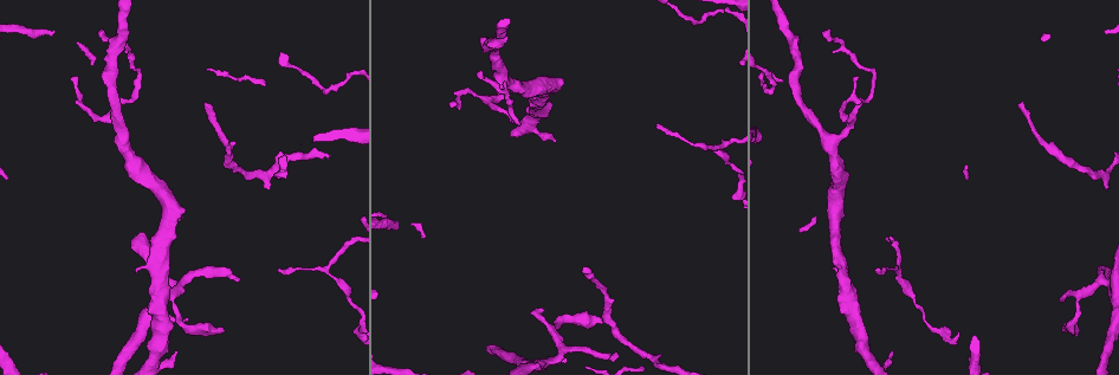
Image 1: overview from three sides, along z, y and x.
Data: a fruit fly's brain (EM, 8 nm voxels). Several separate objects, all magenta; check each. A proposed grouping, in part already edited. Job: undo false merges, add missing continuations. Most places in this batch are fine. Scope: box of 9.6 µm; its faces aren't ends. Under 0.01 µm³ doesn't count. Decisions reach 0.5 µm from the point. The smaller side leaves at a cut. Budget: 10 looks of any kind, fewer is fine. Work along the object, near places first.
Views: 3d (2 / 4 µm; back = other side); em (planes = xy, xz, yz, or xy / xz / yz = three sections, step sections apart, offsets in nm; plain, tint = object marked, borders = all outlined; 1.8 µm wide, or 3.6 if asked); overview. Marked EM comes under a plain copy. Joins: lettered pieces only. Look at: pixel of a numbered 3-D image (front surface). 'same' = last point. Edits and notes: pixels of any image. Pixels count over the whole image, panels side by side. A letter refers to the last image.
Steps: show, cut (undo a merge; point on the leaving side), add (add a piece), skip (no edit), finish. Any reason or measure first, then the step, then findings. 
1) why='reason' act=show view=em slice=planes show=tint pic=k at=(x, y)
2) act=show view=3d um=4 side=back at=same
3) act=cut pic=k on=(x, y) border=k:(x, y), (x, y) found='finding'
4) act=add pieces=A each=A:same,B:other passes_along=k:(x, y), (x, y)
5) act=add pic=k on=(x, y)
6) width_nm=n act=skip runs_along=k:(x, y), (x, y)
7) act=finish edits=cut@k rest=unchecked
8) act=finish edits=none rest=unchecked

why='an open end' act=show view=em um=3.6 slice=planes show=borders pic=1 at=(835, 267)

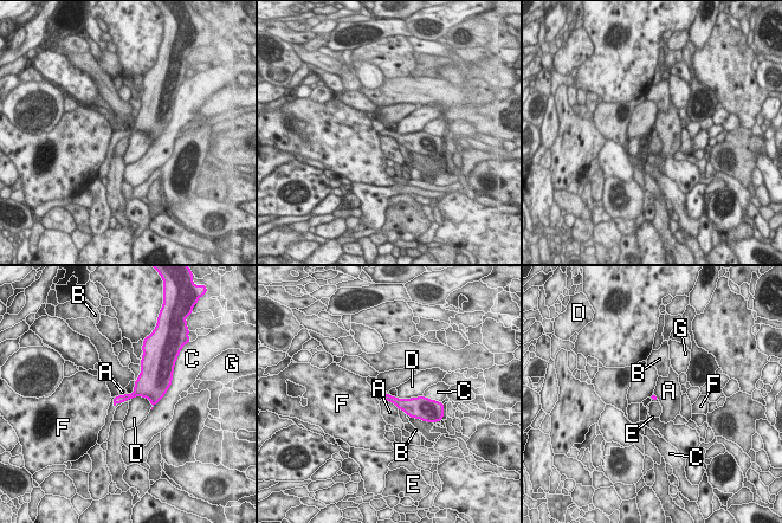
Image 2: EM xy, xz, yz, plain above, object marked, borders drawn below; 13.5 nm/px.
act=skip each=A:other,B:other,C:other,D:other,E:other,F:other,G:other border=2:(382, 399), (392, 401), (399, 408) found='no lettered piece goes on from it'

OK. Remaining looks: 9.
why='branch stops here' act=show view=em slice=xz step=8 show=borders pic=1 at=(224, 330)

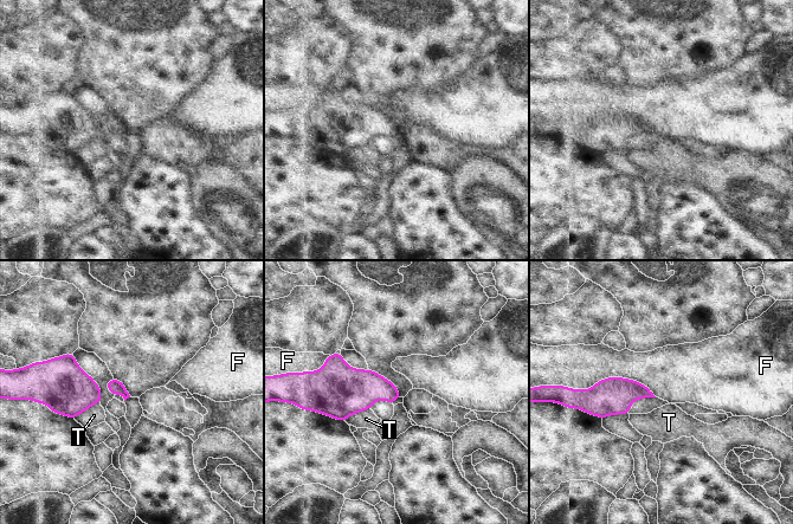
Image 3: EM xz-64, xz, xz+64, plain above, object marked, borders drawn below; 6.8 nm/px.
longest_contact=F:500nm act=skip each=F:other,T:other found='no lettered piece goes on from it'

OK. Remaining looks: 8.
why='an open end' act=show view=em slice=xz step=4 show=borders pic=1 at=(480, 79)

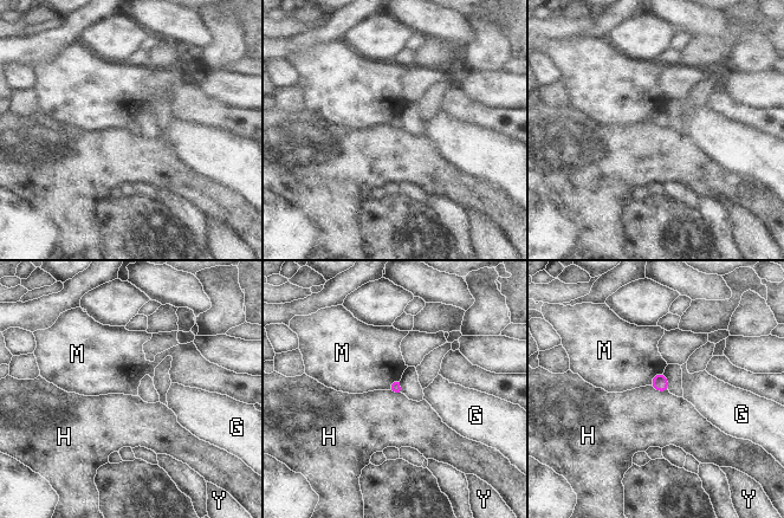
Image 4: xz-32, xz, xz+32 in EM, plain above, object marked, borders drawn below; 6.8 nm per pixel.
act=skip each=G:other,H:other,M:other,Y:other border=4:(650, 386), (661, 392), (667, 390) found='none of them fits'

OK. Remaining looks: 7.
why='thin end' act=show view=3d um=4 pic=1 at=(208, 103)

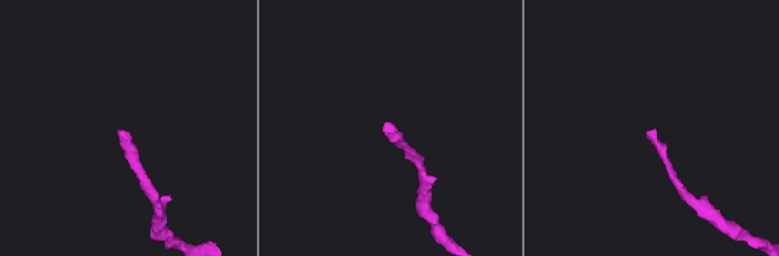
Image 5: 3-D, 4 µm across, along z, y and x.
why='now the EM' act=show view=em slice=yz step=4 show=borders pic=5 at=(123, 131)

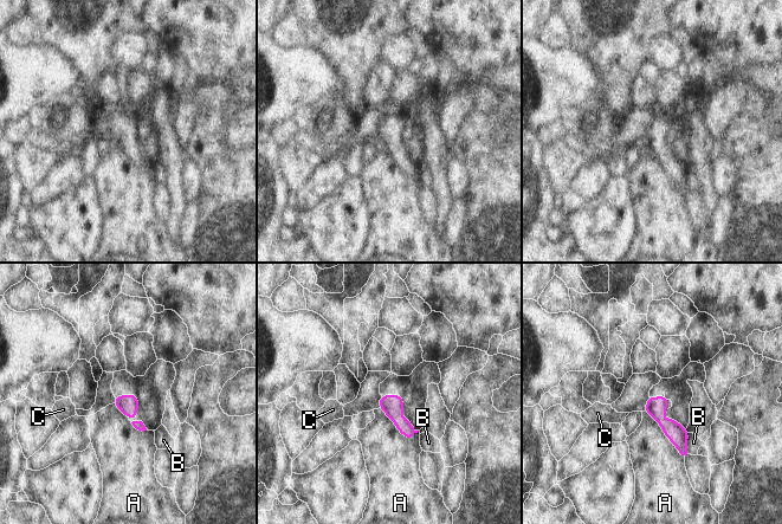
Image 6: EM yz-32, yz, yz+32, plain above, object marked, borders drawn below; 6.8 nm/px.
act=show view=em slice=planes show=borders at=same

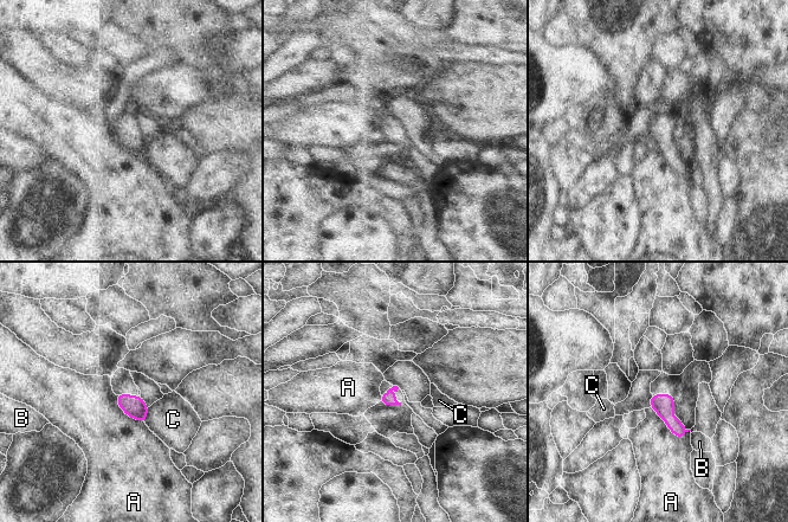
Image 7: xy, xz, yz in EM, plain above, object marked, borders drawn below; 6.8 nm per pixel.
act=skip each=A:other,B:other,C:other found='no lettered piece goes on from it'

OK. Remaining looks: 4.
act=finish edits=none rest=unchecked

